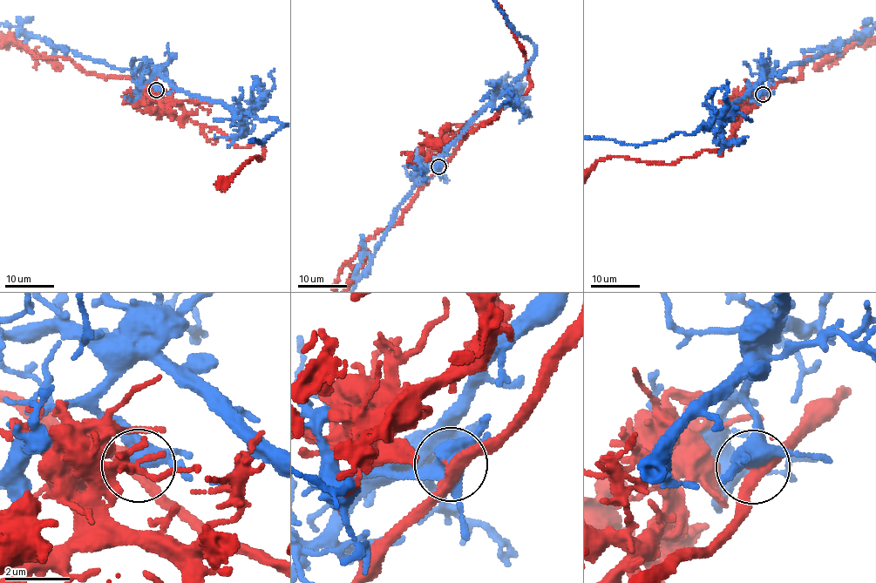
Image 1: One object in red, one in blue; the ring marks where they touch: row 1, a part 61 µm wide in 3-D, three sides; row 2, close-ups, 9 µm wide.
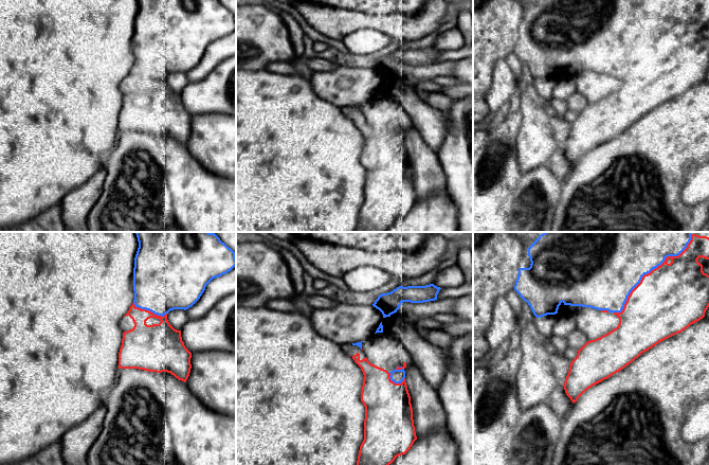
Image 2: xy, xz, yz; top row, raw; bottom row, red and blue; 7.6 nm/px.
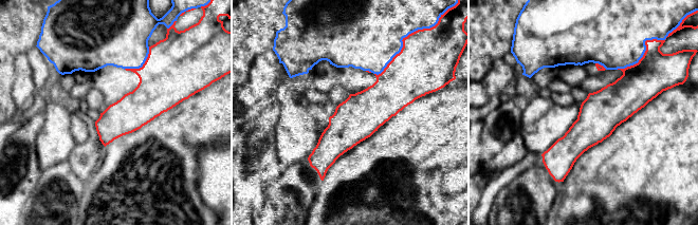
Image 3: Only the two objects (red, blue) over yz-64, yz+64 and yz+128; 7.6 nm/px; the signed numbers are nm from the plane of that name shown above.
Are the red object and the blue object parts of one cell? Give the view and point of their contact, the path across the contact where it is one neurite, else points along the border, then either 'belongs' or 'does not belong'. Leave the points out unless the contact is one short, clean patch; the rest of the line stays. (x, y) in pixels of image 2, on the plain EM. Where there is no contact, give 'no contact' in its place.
yz (648, 36) | does not belong

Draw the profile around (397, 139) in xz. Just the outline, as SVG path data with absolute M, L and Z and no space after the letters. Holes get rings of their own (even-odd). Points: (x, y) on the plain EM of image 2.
M404 131L401 132L394 132L392 135L388 135L390 137L390 143L395 146L401 146L405 141L405 133Z

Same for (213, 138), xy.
M197 114L190 127L189 153L211 173L236 181L236 117Z

